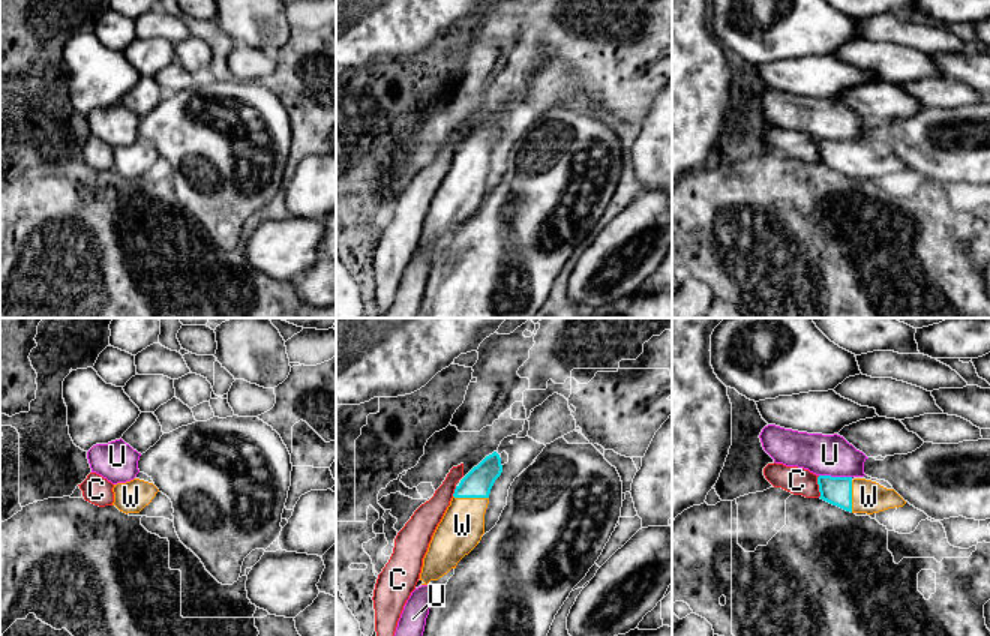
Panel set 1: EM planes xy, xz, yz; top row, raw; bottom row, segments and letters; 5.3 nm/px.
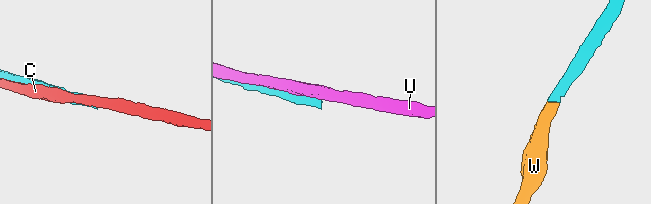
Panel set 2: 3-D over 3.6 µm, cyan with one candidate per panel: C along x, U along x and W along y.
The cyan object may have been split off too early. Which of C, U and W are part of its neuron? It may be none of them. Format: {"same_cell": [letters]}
{"same_cell": ["W"]}

